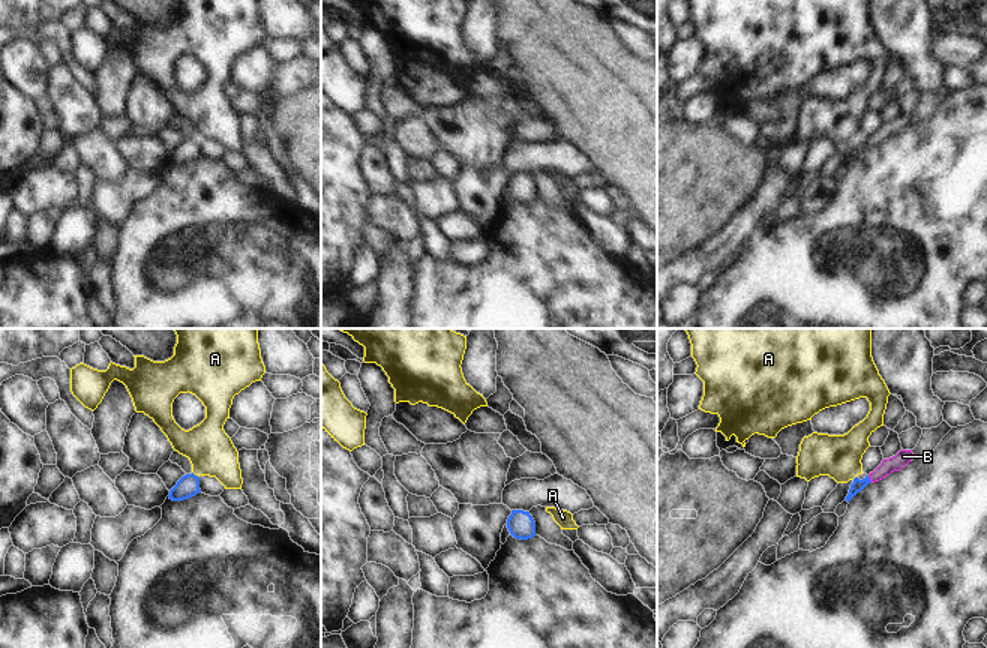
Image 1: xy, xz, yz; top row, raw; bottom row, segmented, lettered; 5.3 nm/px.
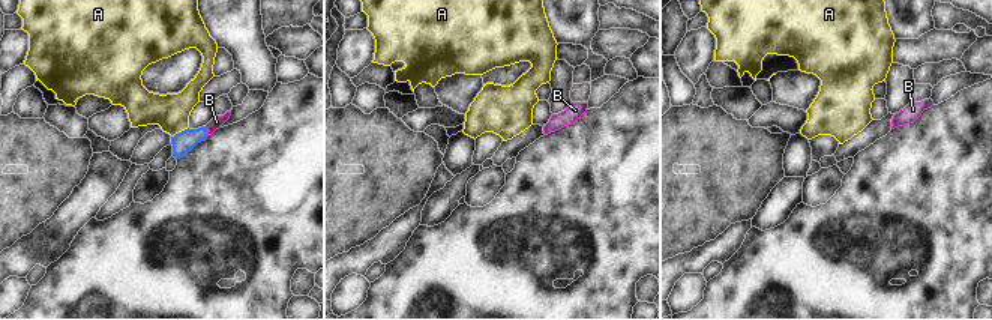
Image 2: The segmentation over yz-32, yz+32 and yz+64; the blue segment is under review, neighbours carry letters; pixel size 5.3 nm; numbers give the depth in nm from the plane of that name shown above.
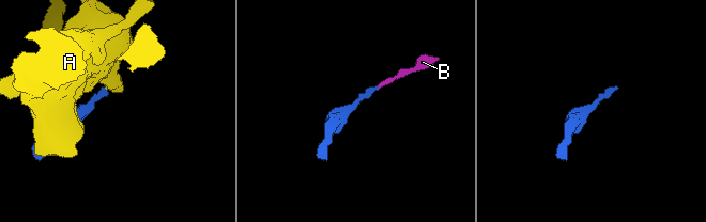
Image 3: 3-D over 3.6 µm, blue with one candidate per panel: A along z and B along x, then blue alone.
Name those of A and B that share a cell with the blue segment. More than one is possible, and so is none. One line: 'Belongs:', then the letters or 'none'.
Belongs: B

